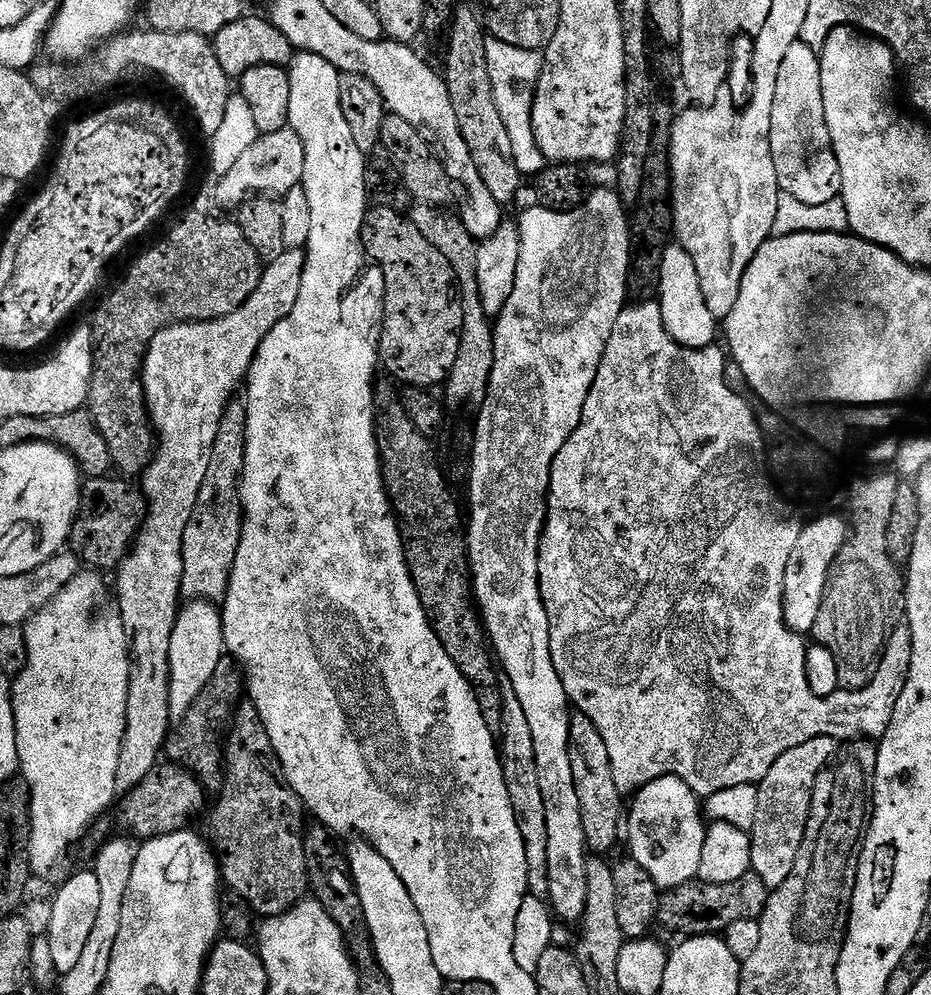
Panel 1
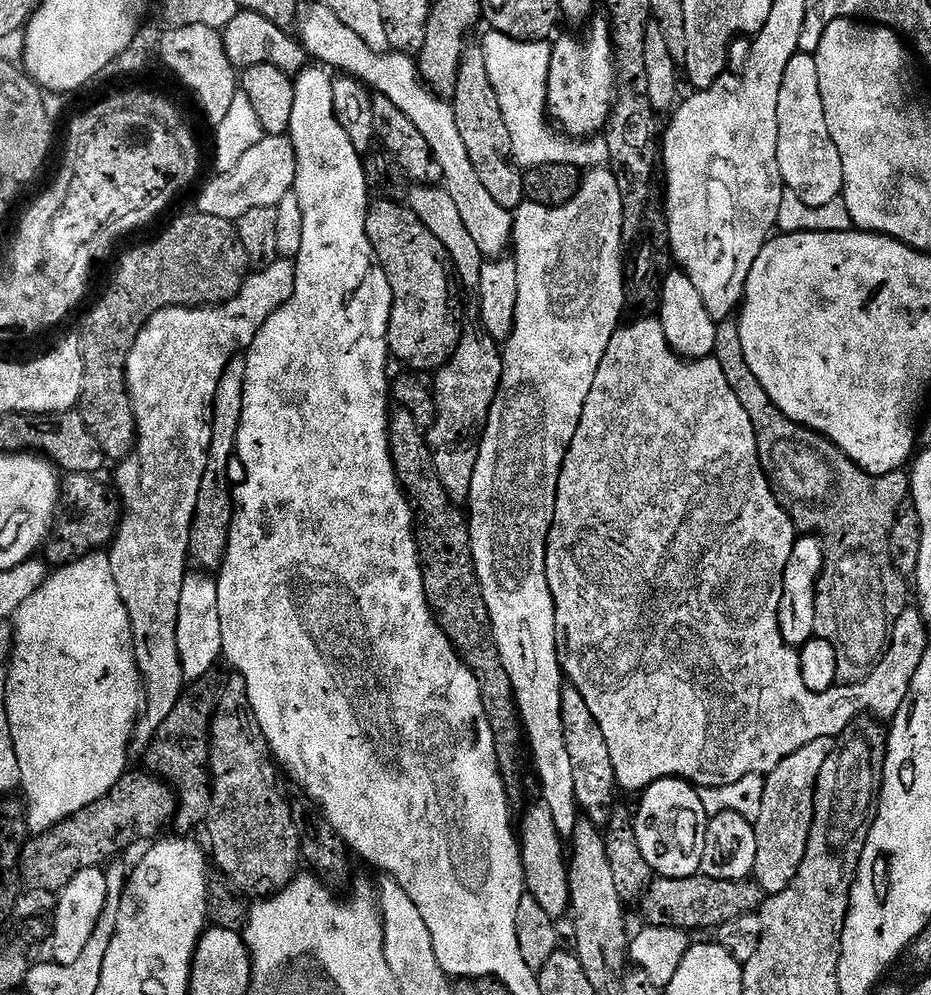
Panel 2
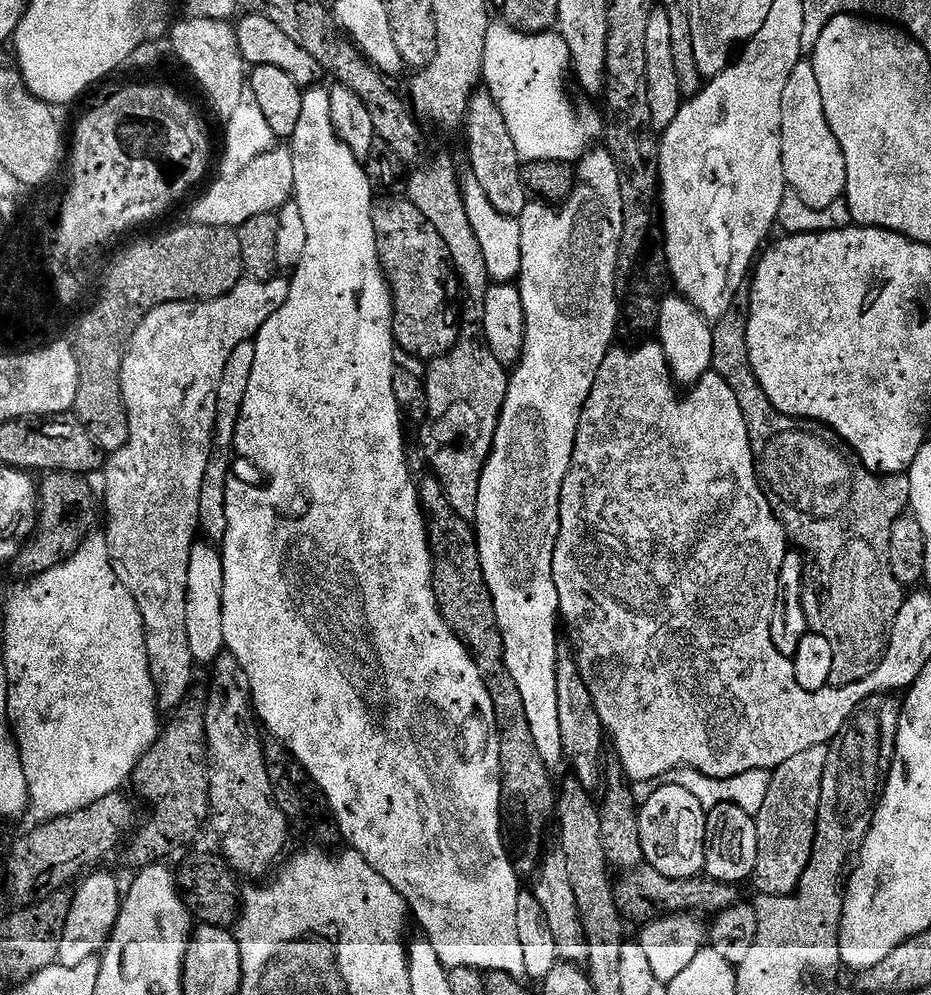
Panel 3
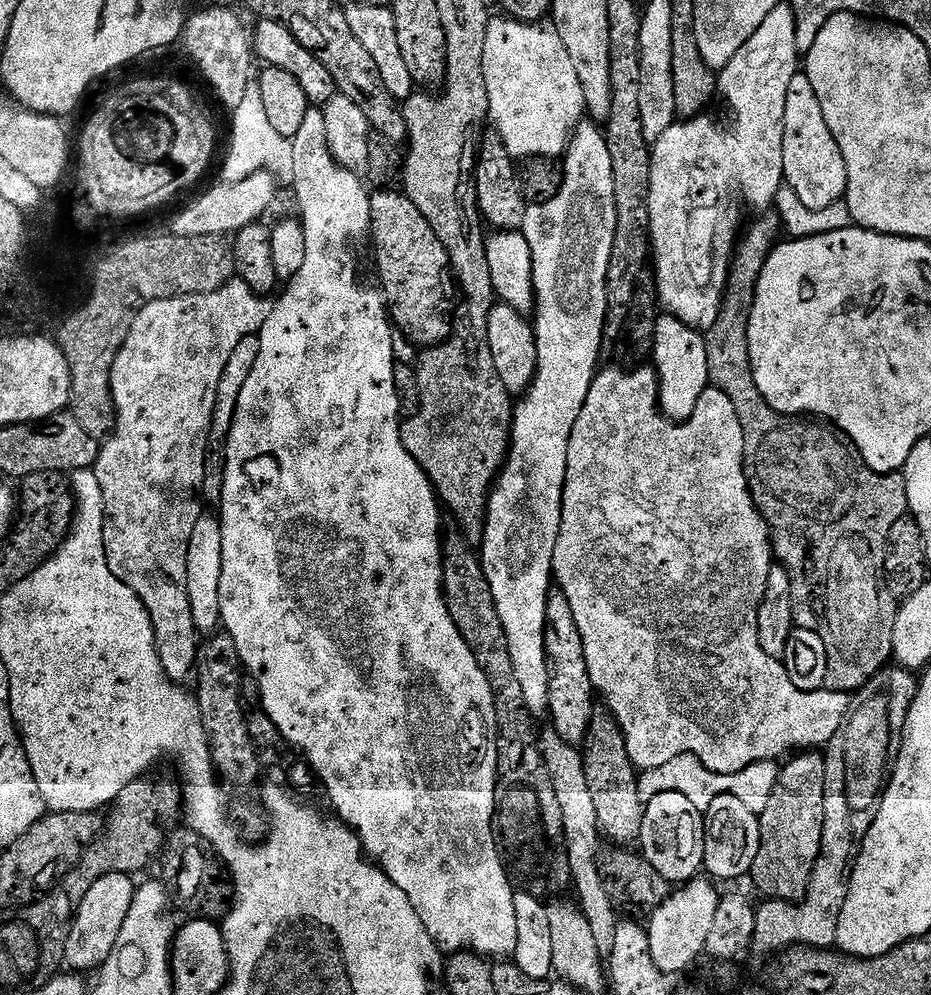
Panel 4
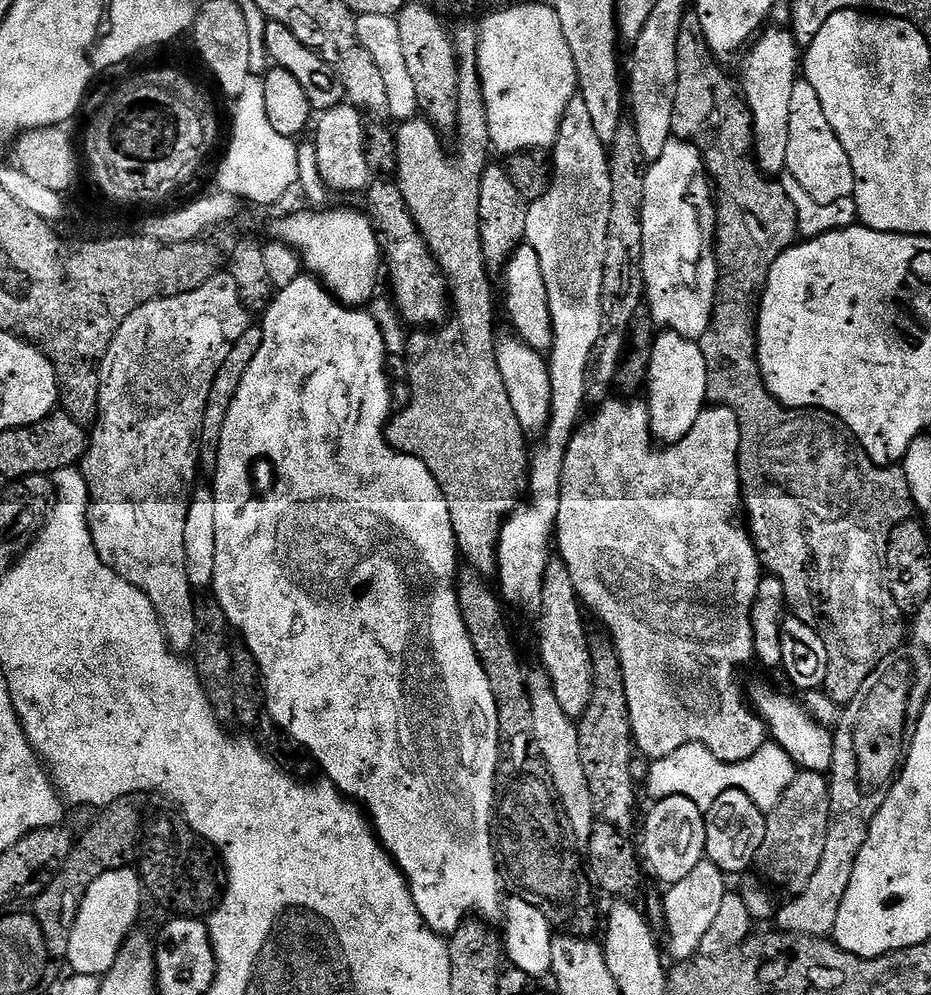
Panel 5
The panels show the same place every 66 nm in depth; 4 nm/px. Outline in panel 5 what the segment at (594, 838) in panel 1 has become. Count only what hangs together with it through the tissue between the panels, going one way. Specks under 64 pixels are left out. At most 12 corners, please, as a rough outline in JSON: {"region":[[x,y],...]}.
{"region":[[563,560],[542,578],[536,644],[562,710],[592,693],[585,609]]}

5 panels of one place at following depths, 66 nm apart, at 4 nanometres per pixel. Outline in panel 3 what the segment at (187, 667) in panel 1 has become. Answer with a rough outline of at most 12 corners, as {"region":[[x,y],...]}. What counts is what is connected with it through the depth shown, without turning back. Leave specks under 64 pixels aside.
{"region":[[193,544],[186,638],[197,665],[225,651],[224,557]]}

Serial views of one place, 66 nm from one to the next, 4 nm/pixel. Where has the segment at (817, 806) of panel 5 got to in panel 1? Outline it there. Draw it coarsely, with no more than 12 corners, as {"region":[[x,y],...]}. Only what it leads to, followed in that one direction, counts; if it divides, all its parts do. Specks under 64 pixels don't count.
{"region":[[832,734],[786,750],[756,789],[751,871],[790,878]]}

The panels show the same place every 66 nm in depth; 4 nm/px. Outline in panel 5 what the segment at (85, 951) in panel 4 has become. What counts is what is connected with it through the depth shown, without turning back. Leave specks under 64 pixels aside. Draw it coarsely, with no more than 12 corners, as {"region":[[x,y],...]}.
{"region":[[131,867],[86,890],[70,930],[75,975],[108,975],[139,925],[146,889]]}

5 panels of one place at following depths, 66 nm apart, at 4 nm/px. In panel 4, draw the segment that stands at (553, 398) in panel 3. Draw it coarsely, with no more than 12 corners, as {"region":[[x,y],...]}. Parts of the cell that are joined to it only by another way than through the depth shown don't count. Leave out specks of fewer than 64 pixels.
{"region":[[585,118],[529,207],[536,376],[478,548],[533,718],[618,210]]}

